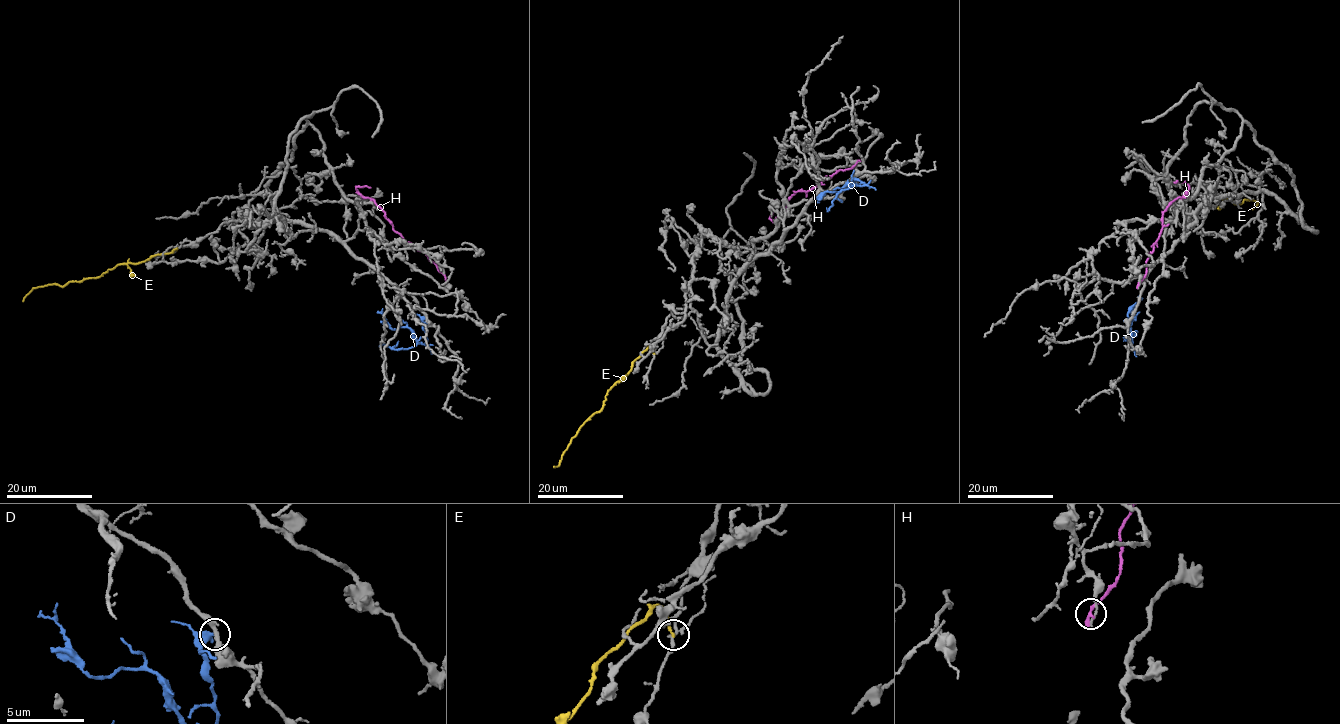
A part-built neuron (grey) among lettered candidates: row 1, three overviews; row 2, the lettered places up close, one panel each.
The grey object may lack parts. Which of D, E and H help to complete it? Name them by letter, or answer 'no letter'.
D

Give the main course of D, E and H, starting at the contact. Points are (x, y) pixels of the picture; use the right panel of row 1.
D: (1133, 318), (1131, 335), (1128, 336), (1134, 319), (1127, 315), (1141, 299)
E: (1223, 198), (1214, 195), (1223, 200), (1226, 195), (1235, 203), (1237, 200), (1256, 201), (1252, 209)
H: (1138, 285), (1163, 227), (1163, 212), (1189, 187), (1186, 182), (1173, 182)

